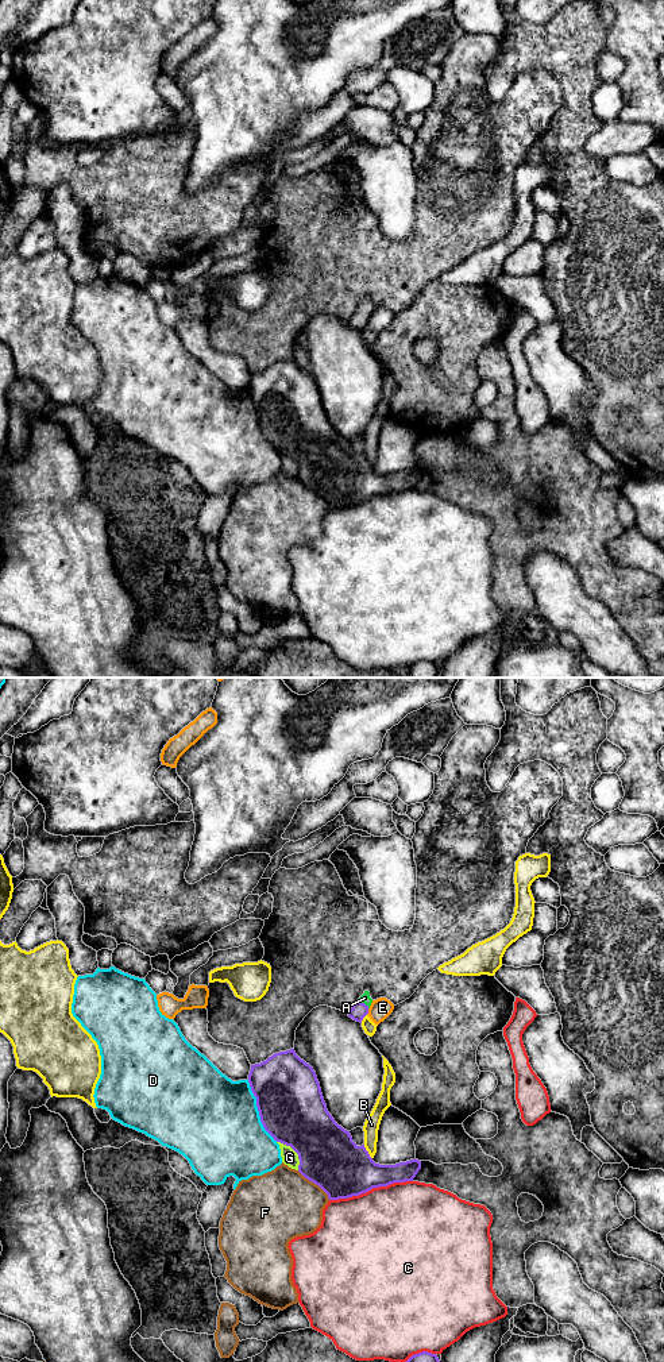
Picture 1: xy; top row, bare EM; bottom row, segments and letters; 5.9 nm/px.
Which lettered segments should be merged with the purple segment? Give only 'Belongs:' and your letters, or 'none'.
Belongs: A

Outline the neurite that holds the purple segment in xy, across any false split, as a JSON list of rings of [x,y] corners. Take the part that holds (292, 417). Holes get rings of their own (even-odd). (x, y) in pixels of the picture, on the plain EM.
[[[294,358],[275,362],[266,370],[251,374],[248,391],[256,406],[265,439],[274,450],[290,455],[298,463],[298,481],[319,494],[329,509],[348,508],[372,497],[413,490],[421,478],[421,470],[416,467],[395,474],[375,472],[364,454],[358,455],[350,440],[339,435],[328,421],[316,381]]]

